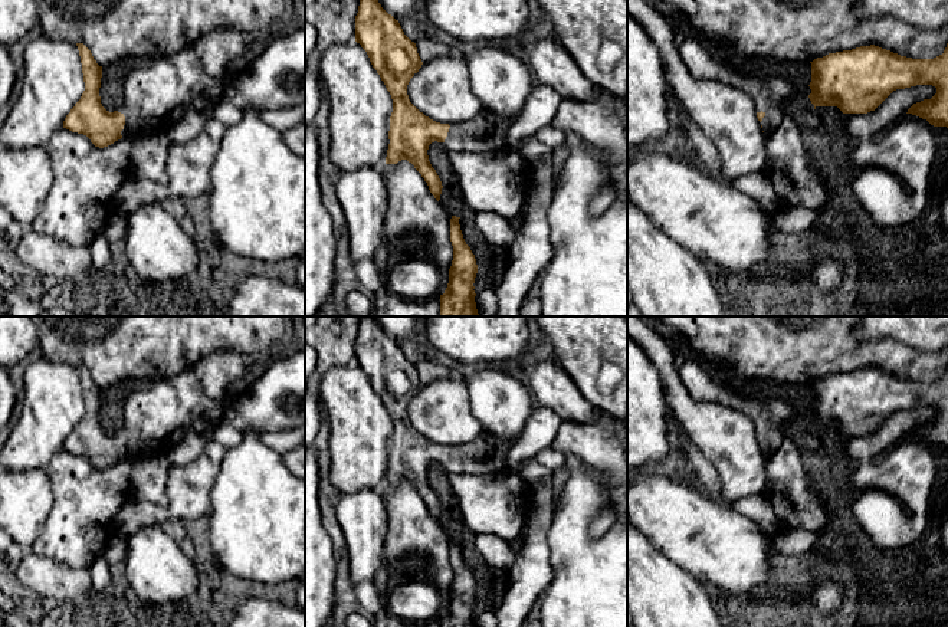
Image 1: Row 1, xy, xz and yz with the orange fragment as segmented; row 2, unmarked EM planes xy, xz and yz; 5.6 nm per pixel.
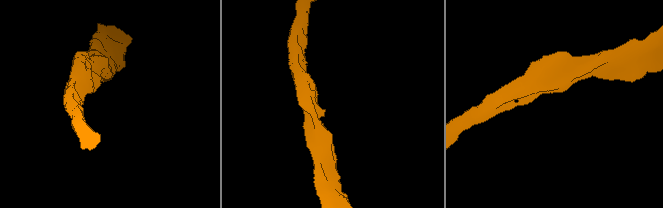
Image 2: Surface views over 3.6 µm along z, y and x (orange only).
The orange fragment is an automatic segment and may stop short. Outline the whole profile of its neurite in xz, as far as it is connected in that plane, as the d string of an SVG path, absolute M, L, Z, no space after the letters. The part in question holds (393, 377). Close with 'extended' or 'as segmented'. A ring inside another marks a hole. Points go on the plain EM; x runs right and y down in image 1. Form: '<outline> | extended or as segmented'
M374 316L361 318L355 338L355 364L367 374L393 421L386 486L401 482L411 485L439 523L443 508L429 483L432 464L442 464L449 473L501 473L514 440L501 440L483 430L475 441L449 447L430 441L410 424L407 407L423 384L416 365Z | extended

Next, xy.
M76 365L85 413L63 443L63 450L86 457L95 469L104 470L122 459L141 456L142 453L168 454L187 433L204 433L214 430L223 420L224 403L210 398L191 368L177 375L154 381L148 388L132 391L124 400L125 426L124 434L109 434L101 426L99 410L102 388L96 385L91 372L83 365Z | extended

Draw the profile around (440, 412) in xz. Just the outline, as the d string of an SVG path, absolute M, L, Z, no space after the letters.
M452 375L423 385L407 407L410 424L440 446L463 446L483 431L469 403L463 378Z

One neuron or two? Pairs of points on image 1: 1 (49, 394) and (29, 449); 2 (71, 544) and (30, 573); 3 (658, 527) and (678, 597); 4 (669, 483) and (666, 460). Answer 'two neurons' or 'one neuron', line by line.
1: one neuron
2: two neurons
3: two neurons
4: two neurons

